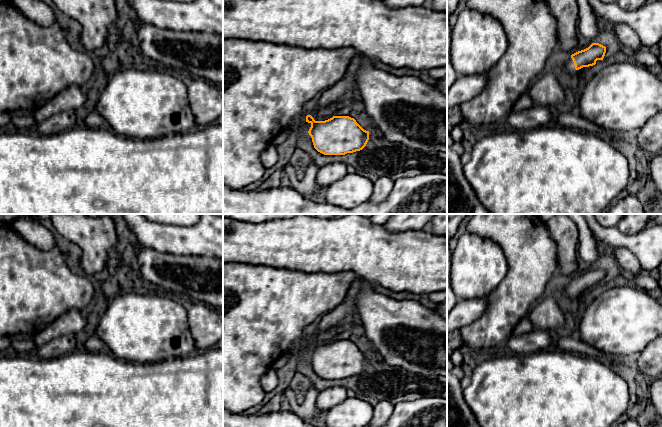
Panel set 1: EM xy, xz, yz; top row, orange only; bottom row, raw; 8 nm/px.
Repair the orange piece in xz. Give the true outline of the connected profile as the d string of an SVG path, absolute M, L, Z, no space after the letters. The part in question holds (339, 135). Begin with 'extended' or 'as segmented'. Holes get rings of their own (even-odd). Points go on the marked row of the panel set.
extended; M223 39L223 184L233 190L242 190L251 183L259 180L265 172L265 167L260 161L261 153L271 144L272 140L283 132L286 128L293 125L295 118L300 118L302 125L307 122L311 124L308 131L312 138L314 148L324 155L345 155L362 150L368 140L369 131L364 130L354 118L349 116L333 116L325 121L315 121L311 115L303 113L304 104L311 100L319 92L323 92L327 88L336 84L346 73L347 68L358 52L353 47L341 47L337 49L313 48L307 49L294 45L283 45L269 43L265 41L249 41L247 39Z

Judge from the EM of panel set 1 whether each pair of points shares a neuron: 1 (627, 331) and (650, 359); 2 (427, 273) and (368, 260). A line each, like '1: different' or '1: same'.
1: different
2: same

